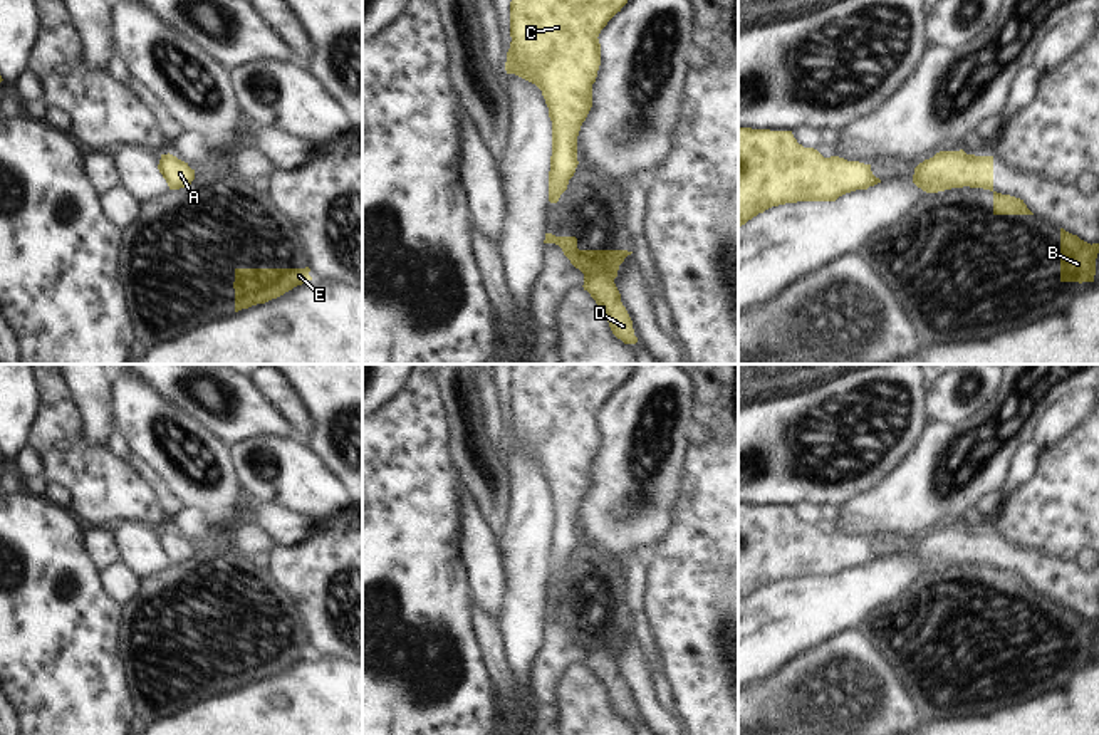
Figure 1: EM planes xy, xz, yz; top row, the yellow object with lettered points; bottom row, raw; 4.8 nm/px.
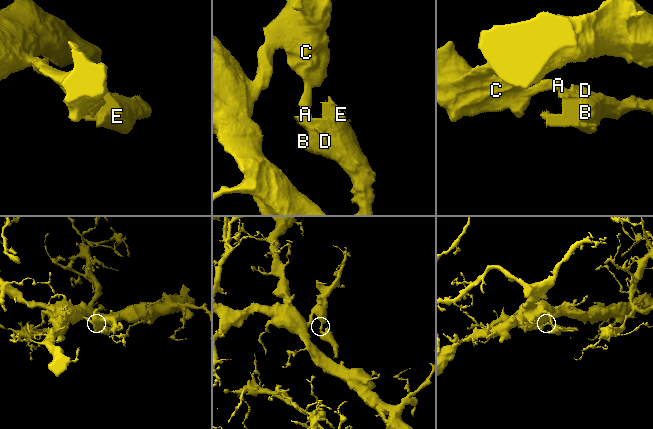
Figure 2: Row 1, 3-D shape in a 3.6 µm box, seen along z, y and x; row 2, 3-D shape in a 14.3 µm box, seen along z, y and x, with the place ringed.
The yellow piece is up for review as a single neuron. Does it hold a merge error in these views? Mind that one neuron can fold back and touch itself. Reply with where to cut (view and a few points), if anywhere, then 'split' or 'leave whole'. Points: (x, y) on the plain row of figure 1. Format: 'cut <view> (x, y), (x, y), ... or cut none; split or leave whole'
cut xz (557, 613), (554, 618); split

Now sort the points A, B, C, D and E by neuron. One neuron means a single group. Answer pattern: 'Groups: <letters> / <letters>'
Groups: A C / B D E.

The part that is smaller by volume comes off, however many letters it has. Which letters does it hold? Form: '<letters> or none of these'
B, D, E.

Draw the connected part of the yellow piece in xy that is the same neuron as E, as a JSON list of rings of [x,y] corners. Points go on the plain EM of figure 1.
[[[235,644],[235,688],[284,671],[312,653],[310,644]]]

